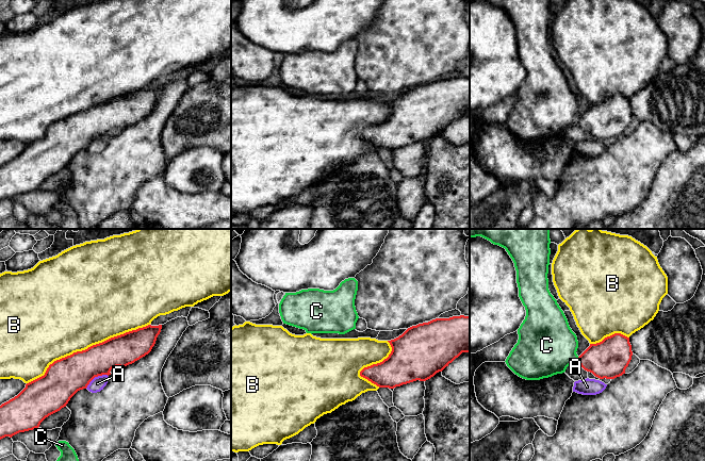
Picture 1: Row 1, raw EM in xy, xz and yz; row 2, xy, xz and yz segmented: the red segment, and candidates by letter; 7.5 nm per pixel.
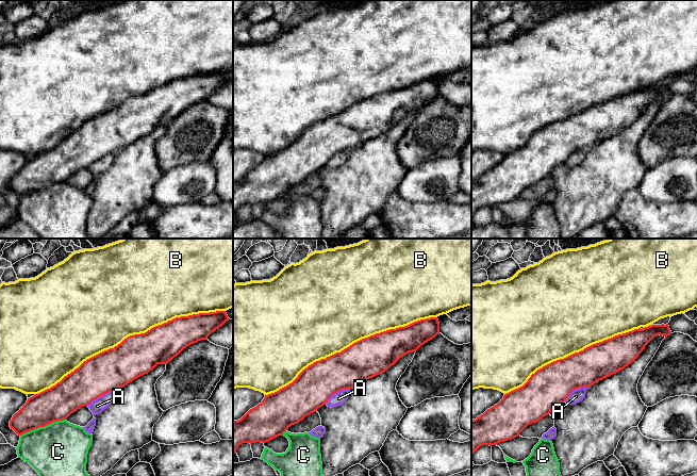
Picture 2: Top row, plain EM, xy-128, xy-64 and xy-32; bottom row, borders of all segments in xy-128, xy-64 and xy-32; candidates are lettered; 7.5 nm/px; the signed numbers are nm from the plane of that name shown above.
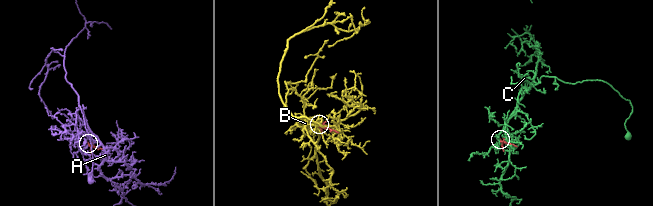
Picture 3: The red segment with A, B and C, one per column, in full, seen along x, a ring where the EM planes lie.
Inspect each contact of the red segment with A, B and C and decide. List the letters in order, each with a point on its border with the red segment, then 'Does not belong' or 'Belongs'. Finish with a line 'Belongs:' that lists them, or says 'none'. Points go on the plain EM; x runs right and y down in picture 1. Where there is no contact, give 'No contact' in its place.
A: Touches red at xy (96, 137). Does not belong
B: Touches red at xy (87, 110). Belongs
C: Touches red at yz (578, 120). Does not belong
Belongs: B

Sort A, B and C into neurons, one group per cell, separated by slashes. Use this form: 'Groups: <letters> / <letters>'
Groups: A / B / C

